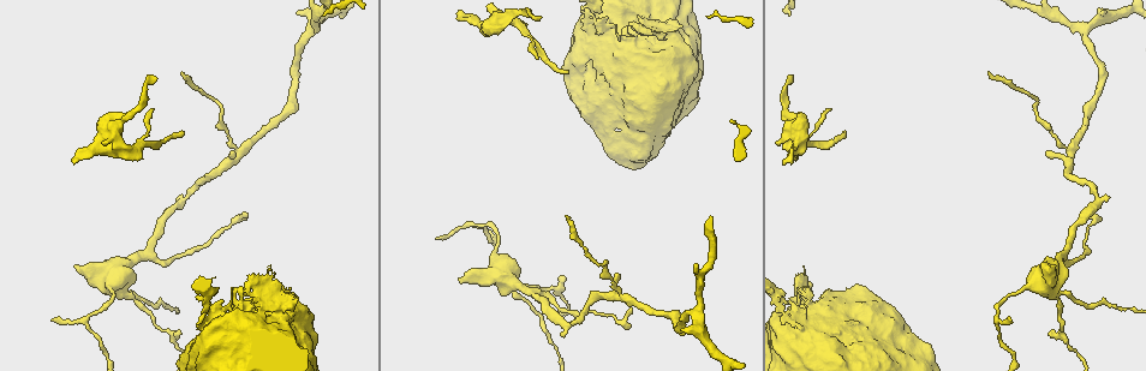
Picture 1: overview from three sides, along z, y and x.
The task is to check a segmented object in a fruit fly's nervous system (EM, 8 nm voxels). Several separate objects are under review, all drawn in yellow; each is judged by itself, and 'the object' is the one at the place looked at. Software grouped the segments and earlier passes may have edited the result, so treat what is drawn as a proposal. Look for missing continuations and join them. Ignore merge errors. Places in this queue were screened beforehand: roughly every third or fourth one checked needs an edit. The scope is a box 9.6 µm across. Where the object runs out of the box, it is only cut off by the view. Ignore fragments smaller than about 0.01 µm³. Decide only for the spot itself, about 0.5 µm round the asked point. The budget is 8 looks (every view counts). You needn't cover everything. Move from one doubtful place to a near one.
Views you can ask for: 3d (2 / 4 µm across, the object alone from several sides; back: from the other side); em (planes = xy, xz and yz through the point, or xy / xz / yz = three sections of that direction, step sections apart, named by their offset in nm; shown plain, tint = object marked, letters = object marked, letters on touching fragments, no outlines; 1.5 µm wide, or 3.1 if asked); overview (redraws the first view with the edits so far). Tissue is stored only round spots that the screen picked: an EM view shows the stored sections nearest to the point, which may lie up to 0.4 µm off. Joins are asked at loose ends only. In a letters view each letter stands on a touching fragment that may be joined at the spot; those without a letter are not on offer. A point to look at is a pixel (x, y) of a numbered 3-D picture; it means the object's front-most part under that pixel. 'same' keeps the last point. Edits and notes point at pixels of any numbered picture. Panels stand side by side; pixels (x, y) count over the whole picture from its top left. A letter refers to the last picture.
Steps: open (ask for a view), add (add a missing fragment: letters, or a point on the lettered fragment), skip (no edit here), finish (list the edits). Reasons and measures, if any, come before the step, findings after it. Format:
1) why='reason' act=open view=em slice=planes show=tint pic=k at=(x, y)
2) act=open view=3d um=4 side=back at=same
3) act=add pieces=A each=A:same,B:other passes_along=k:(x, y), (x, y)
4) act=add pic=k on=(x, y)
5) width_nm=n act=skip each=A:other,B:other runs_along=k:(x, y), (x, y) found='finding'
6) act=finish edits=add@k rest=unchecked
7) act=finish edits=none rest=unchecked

why='an open end' act=open view=3d um=2 pic=1 at=(458, 277)

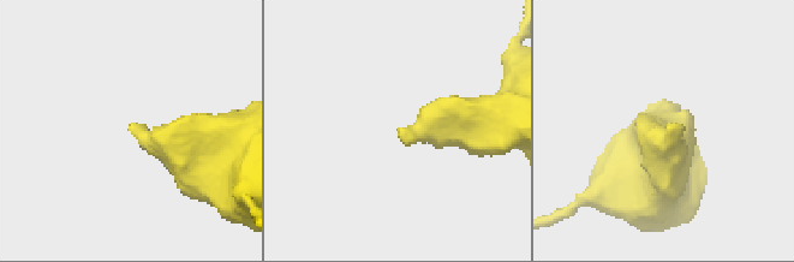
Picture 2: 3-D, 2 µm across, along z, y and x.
why='need the tissue' act=open view=em slice=planes show=tint pic=2 at=(667, 127)

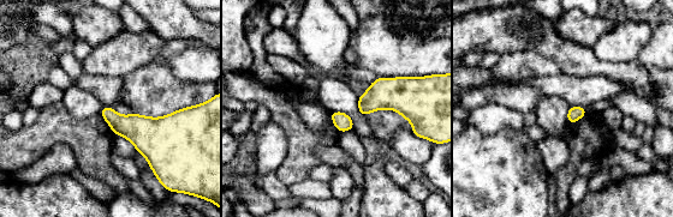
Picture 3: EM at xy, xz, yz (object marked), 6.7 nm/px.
why='see the neighbours' act=open view=em slice=planes show=letters at=same

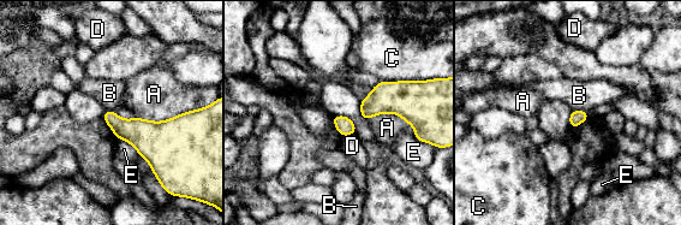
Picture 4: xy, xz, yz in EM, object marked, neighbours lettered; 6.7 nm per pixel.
longest_contact=A:380nm act=skip each=A:other,B:other,C:other,D:other,E:other found='none of them fits'

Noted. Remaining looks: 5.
why='an open end' act=open view=em slice=planes show=letters pic=1 at=(538, 58)

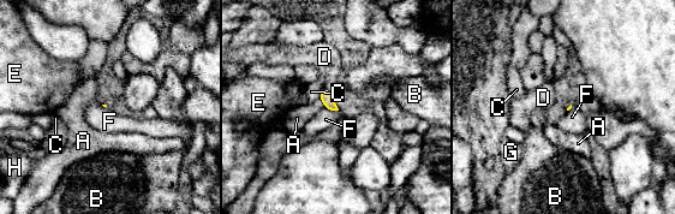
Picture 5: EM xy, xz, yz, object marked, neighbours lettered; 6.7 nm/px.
act=skip each=A:other,B:other,C:other,D:other,E:other,F:other,G:other,H:other found='none of them fits'

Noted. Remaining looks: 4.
why='free end' act=open view=3d um=2 side=back pic=1 at=(73, 164)

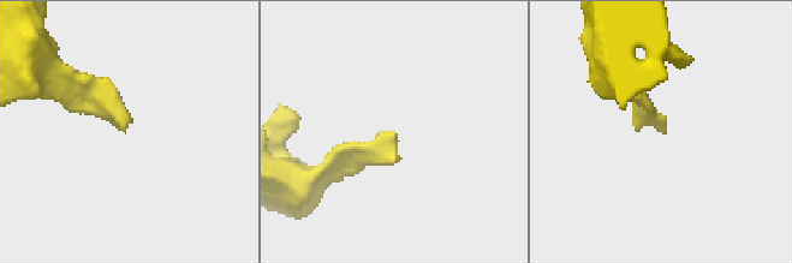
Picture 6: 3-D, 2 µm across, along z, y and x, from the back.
act=open view=em slice=planes show=letters pic=6 at=(124, 131)

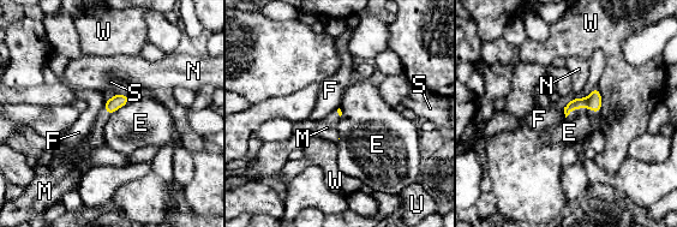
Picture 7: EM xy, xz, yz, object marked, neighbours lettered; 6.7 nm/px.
act=add pieces=M each=E:other,F:other,M:same,N:other,S:other,U:other,W:other passes_along=7:(593, 101), (581, 107), (588, 112) found='the neuron continues'

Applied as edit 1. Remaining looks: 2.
act=finish edits=add@7 rest=unchecked

